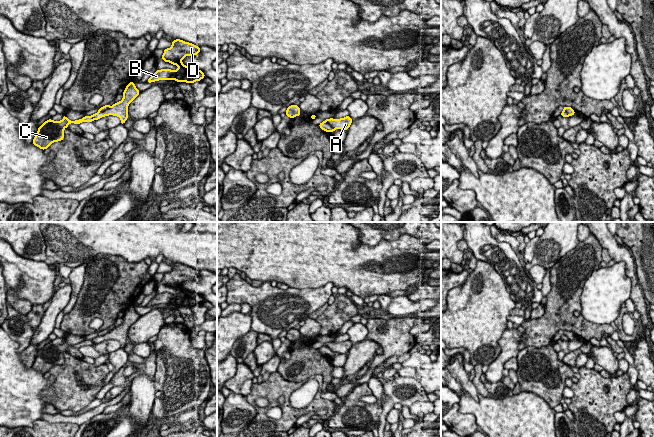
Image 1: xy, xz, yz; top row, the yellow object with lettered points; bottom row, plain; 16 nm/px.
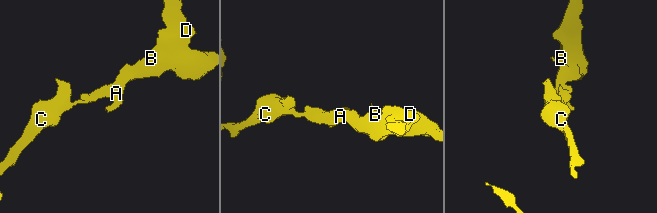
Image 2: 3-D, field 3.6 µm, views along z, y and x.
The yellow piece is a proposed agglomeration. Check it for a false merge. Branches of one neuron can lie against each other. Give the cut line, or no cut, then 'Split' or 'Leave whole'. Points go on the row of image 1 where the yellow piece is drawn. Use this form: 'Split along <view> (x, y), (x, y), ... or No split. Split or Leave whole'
Split along xz (324, 121), (335, 128). Split

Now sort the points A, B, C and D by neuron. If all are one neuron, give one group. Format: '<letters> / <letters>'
A B D / C

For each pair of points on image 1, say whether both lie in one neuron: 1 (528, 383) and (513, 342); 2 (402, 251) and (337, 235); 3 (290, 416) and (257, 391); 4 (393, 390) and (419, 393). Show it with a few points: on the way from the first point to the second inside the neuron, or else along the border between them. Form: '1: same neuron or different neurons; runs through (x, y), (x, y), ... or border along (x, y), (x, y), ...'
1: different neurons; border along (519, 350), (516, 357)
2: same neuron; runs through (386, 253), (355, 253), (353, 251)
3: same neuron; runs through (286, 404), (286, 397), (280, 391), (269, 391)
4: same neuron; runs through (399, 390), (413, 392)

